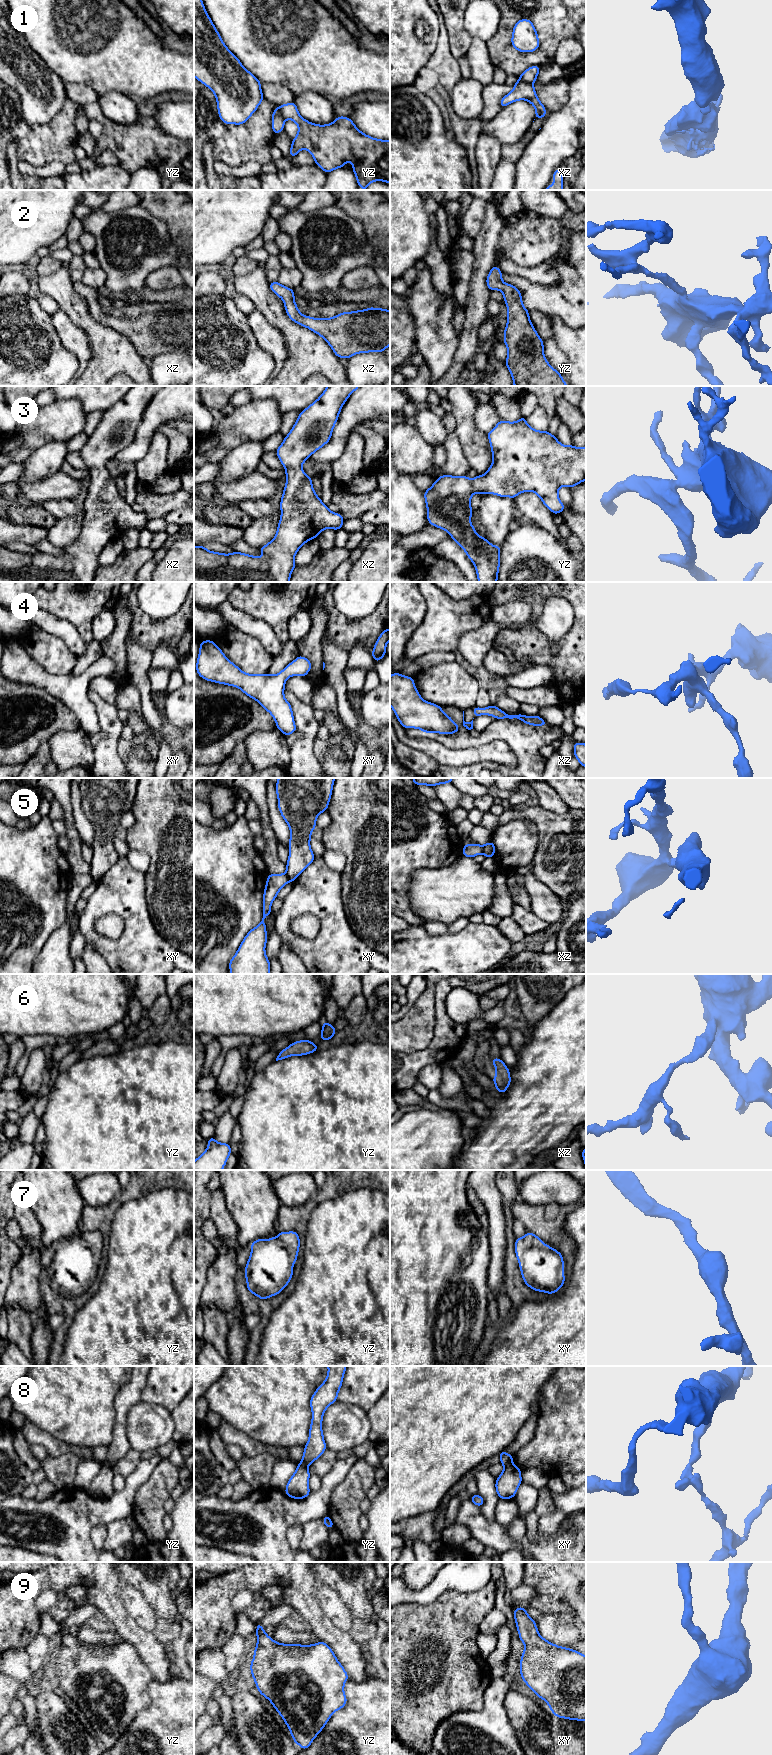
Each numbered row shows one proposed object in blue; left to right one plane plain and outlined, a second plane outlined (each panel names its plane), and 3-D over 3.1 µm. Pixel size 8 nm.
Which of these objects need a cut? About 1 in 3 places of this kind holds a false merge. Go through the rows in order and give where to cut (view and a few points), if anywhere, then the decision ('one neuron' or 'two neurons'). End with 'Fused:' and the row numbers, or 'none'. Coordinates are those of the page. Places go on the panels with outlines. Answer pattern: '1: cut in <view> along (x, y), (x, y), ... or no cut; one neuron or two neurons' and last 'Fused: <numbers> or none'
1: cut in xz along (519, 78), (531, 84); two neurons
2: no cut; one neuron
3: no cut; one neuron
4: no cut; one neuron
5: cut in xy along (285, 873), (290, 880); two neurons
6: no cut; one neuron
7: no cut; one neuron
8: cut in xy along (511, 1462), (504, 1466); two neurons
9: no cut; one neuron
Fused: 1, 5, 8

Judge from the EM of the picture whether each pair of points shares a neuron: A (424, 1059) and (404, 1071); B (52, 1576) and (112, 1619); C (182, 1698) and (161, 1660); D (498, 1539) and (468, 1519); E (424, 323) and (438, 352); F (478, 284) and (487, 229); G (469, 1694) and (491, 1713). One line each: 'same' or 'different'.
A: same
B: same
C: different
D: same
E: same
F: same
G: different

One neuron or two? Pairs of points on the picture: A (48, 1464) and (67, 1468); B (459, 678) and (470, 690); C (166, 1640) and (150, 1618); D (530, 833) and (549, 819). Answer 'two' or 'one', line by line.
A: one
B: one
C: two
D: two

